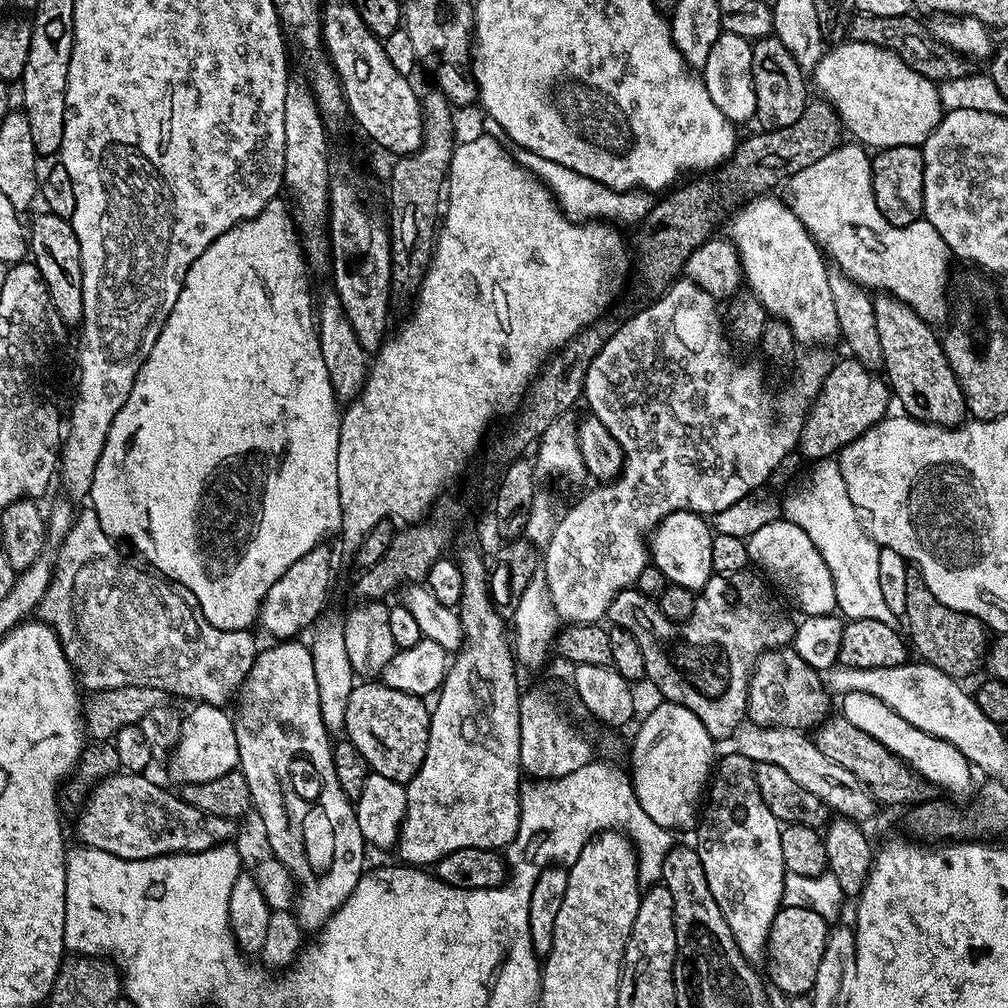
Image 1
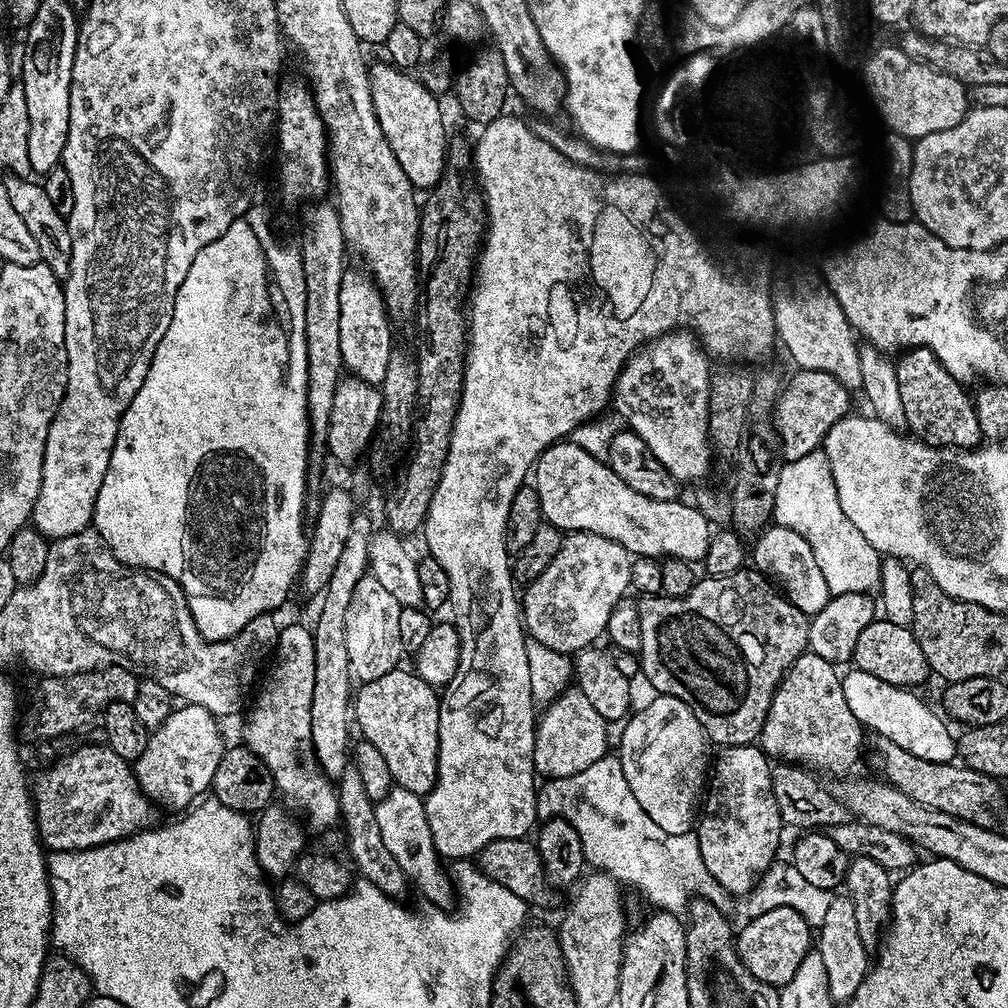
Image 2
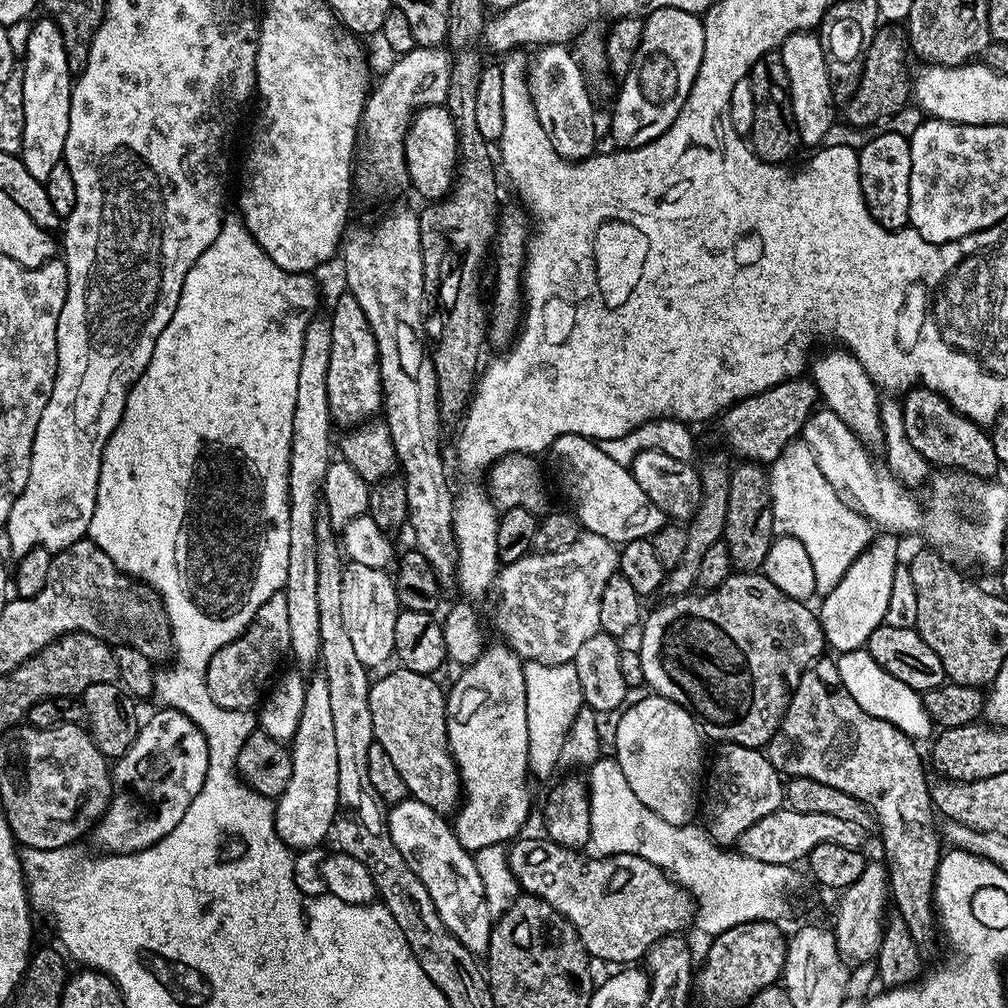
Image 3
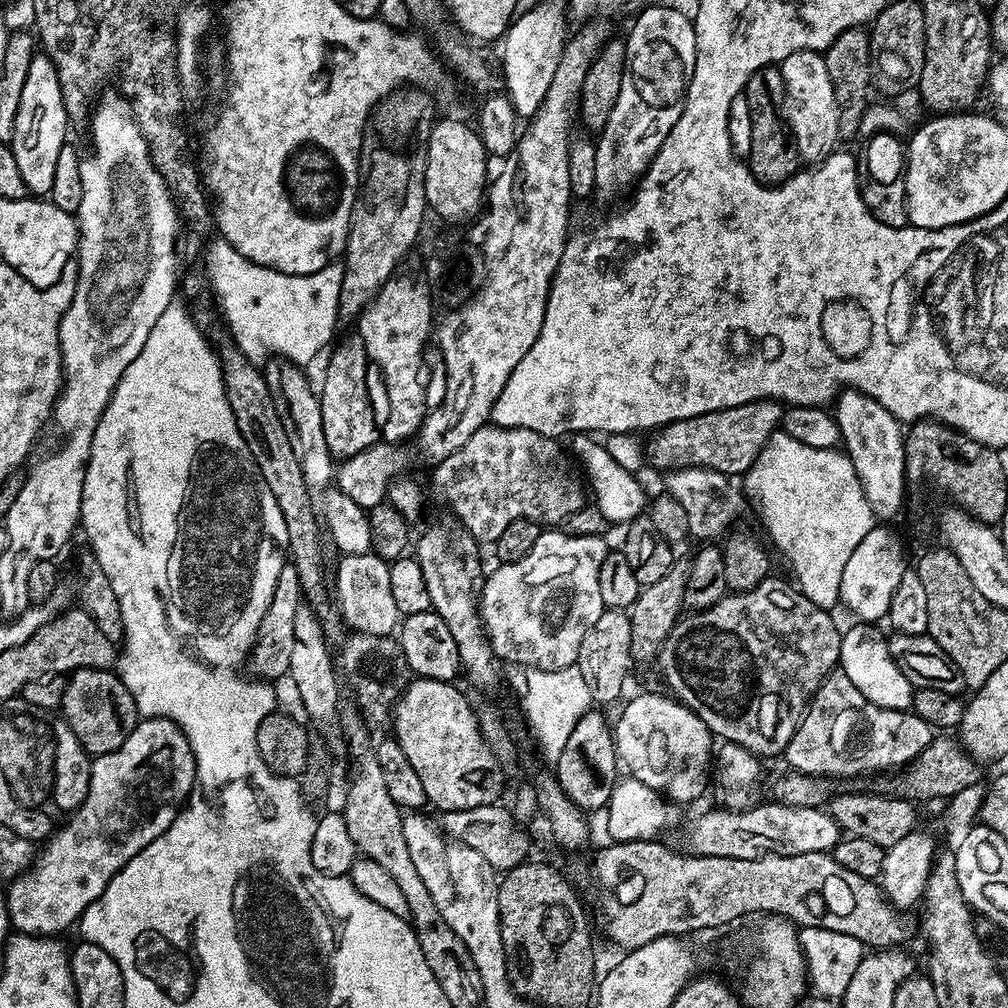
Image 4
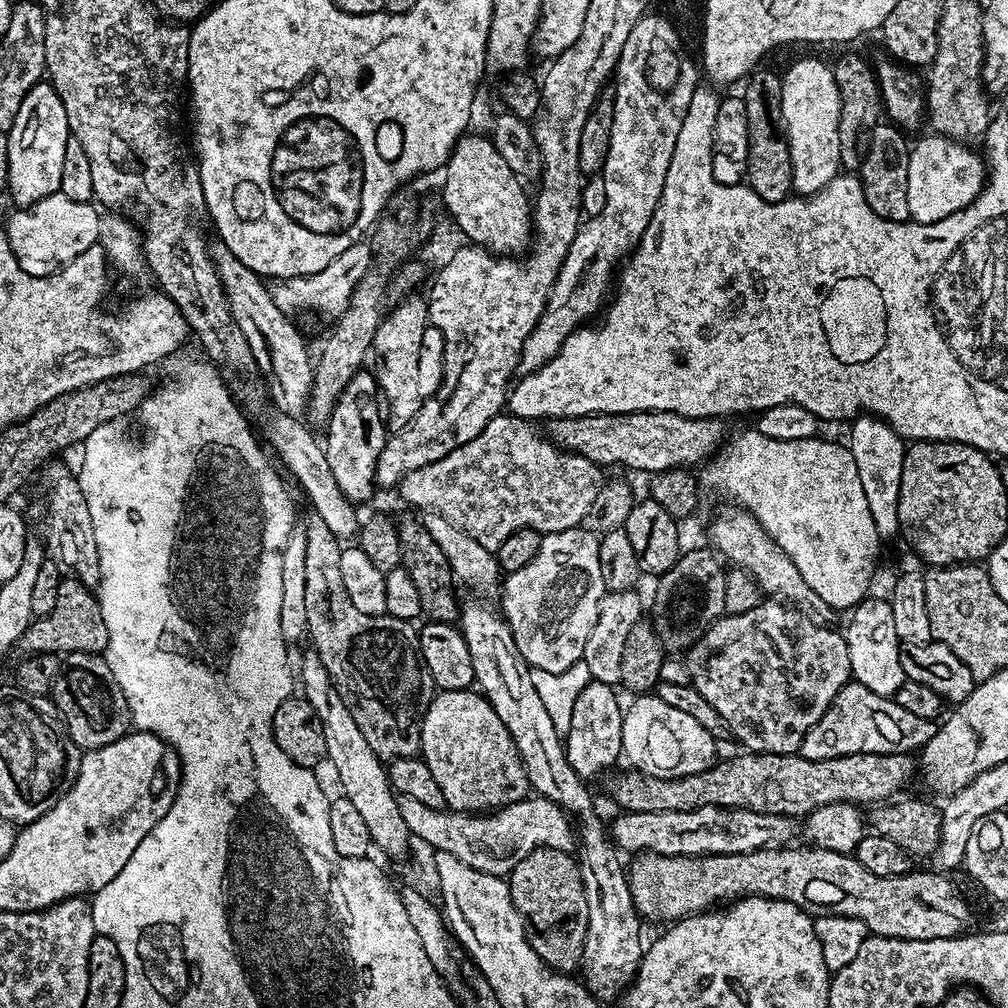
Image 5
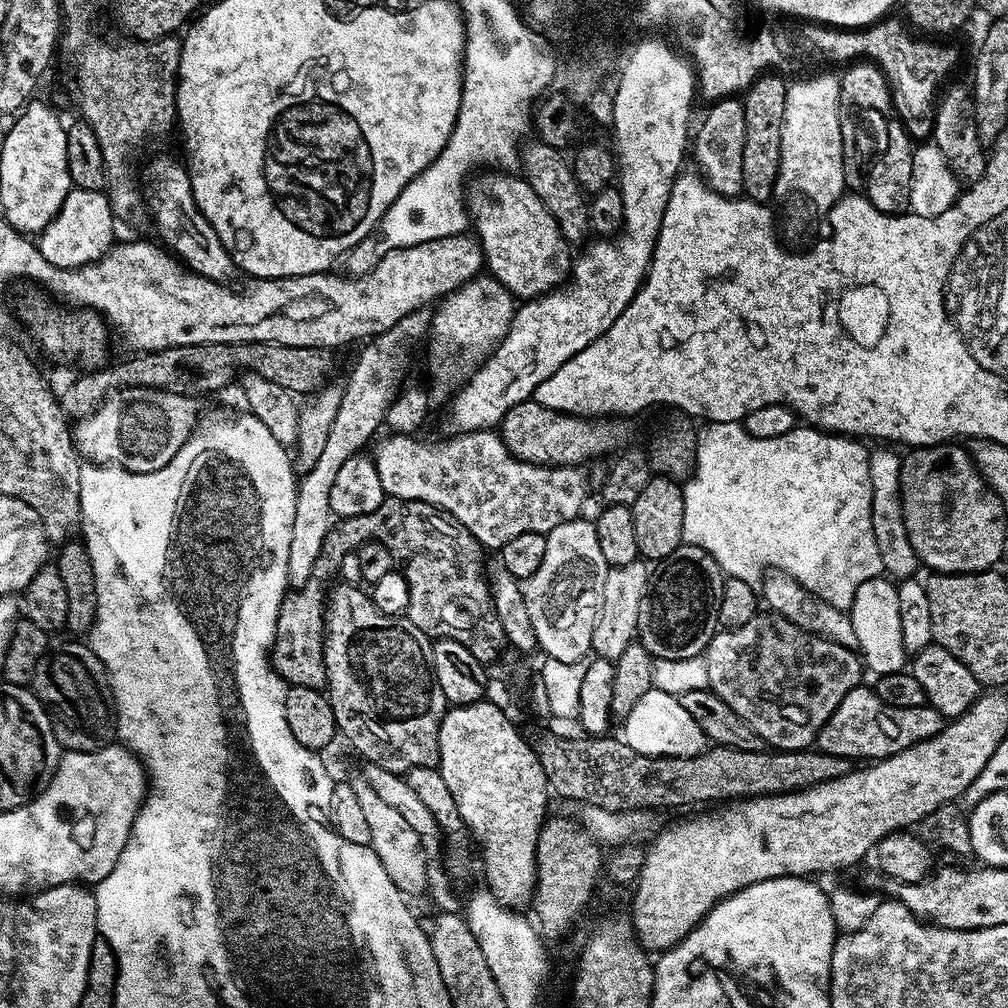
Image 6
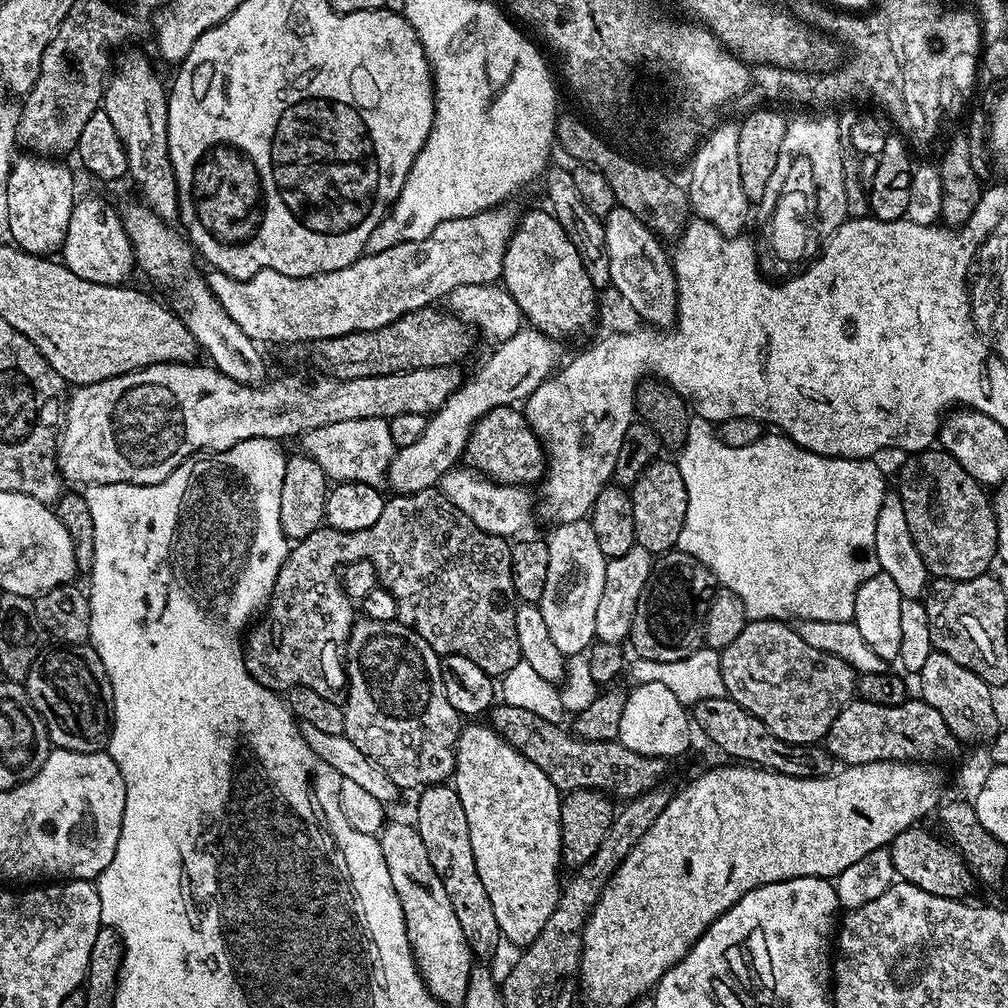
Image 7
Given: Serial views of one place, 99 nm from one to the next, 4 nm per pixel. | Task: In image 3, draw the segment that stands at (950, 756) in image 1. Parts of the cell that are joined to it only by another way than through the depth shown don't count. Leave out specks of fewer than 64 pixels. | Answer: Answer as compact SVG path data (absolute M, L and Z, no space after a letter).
M867 650L839 653L835 657L835 662L838 674L842 678L842 686L850 694L850 698L854 698L854 702L858 702L862 710L866 710L866 714L882 718L882 722L890 722L916 742L924 739L927 741L933 735L934 725L926 714L921 693L906 686L906 682L898 682L894 674L886 674L886 670L882 670L882 666L878 666L878 662L870 658Z

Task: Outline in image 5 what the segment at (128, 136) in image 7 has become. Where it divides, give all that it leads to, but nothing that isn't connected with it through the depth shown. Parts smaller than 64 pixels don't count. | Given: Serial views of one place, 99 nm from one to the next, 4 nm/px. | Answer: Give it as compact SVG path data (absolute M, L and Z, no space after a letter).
M213 243L210 251L216 273L230 302L234 322L238 330L246 334L246 342L250 342L250 354L254 354L254 362L258 362L260 371L274 388L276 383L280 391L280 397L274 400L275 407L291 416L303 417L308 407L308 395L312 392L314 371L314 360L308 357L308 344L303 334L288 321L289 313L276 305L269 287L263 285L265 283L261 277L251 272L225 244Z

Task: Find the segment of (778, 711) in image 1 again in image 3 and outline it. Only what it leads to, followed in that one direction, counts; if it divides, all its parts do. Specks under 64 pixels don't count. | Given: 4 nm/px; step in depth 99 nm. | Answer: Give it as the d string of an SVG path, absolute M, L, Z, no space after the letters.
M821 658L802 674L788 708L784 711L782 722L776 733L768 739L766 755L776 771L785 777L801 776L814 778L814 782L826 782L826 786L835 786L845 794L858 798L874 813L875 823L880 824L880 836L884 839L884 852L887 867L890 869L890 896L896 900L895 911L906 922L914 942L925 946L938 936L937 920L934 911L934 889L936 871L942 859L940 844L942 836L938 824L932 821L932 790L930 780L924 777L924 764L920 761L920 752L912 737L898 730L882 718L874 718L850 698L842 686L835 659Z

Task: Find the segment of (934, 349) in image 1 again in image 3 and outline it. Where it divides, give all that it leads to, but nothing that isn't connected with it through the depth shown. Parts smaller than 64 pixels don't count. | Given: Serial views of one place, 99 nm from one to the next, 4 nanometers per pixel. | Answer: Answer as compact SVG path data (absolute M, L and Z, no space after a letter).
M917 386L903 397L906 435L910 443L940 470L973 472L975 476L995 477L1001 471L998 454L994 454L994 442L991 435L981 425L966 418L956 407L940 393Z

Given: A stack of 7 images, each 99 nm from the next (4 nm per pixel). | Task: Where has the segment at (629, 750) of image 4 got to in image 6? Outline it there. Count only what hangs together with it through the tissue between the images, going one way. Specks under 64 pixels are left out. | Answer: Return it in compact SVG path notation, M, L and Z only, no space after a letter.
M652 687L646 694L642 694L642 698L636 703L634 710L630 710L628 717L622 721L622 728L624 728L624 733L622 733L624 743L629 744L631 748L643 756L690 758L691 756L699 755L710 744L702 728L694 722L689 712L682 707L679 702L679 696L671 696L670 693L664 693L655 687Z

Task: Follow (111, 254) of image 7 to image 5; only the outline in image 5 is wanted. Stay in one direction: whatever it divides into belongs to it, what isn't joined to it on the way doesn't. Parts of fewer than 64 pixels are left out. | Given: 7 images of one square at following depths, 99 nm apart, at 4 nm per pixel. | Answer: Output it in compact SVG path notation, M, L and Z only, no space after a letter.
M60 191L42 198L37 204L17 207L16 213L8 220L6 231L14 258L22 266L22 270L26 270L26 274L31 276L50 276L53 272L60 271L74 258L78 258L78 254L82 254L82 250L97 243L100 238L102 216L101 213L96 213L95 207L97 208L97 205L92 202L76 202L71 198L66 198Z

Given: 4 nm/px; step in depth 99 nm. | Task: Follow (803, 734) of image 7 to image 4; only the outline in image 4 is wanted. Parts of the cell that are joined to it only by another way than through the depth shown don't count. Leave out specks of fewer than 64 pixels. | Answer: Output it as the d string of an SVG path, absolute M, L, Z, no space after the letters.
M769 578L758 586L754 586L754 590L725 594L718 603L711 604L708 608L692 610L681 615L676 625L670 630L670 634L664 639L664 645L660 648L658 657L658 665L660 664L661 670L664 671L664 680L668 683L669 689L667 688L667 691L681 704L688 707L694 715L702 718L702 722L711 730L713 737L729 744L742 746L761 758L779 757L783 754L790 738L794 738L794 730L800 724L800 717L804 715L808 701L811 700L822 681L832 673L840 662L842 632L841 629L836 629L836 624L832 621L833 613L829 609L814 606L814 602L810 602L810 598L806 598L799 587L789 584L784 580Z

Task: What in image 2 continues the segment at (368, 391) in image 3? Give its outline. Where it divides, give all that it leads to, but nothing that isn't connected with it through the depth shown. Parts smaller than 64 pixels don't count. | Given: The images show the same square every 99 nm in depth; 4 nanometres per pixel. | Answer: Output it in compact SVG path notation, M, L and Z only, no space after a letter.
M345 267L341 285L338 286L338 331L342 345L342 362L351 375L365 380L373 386L380 386L386 376L390 350L394 345L390 314L384 306L375 280L363 267Z

